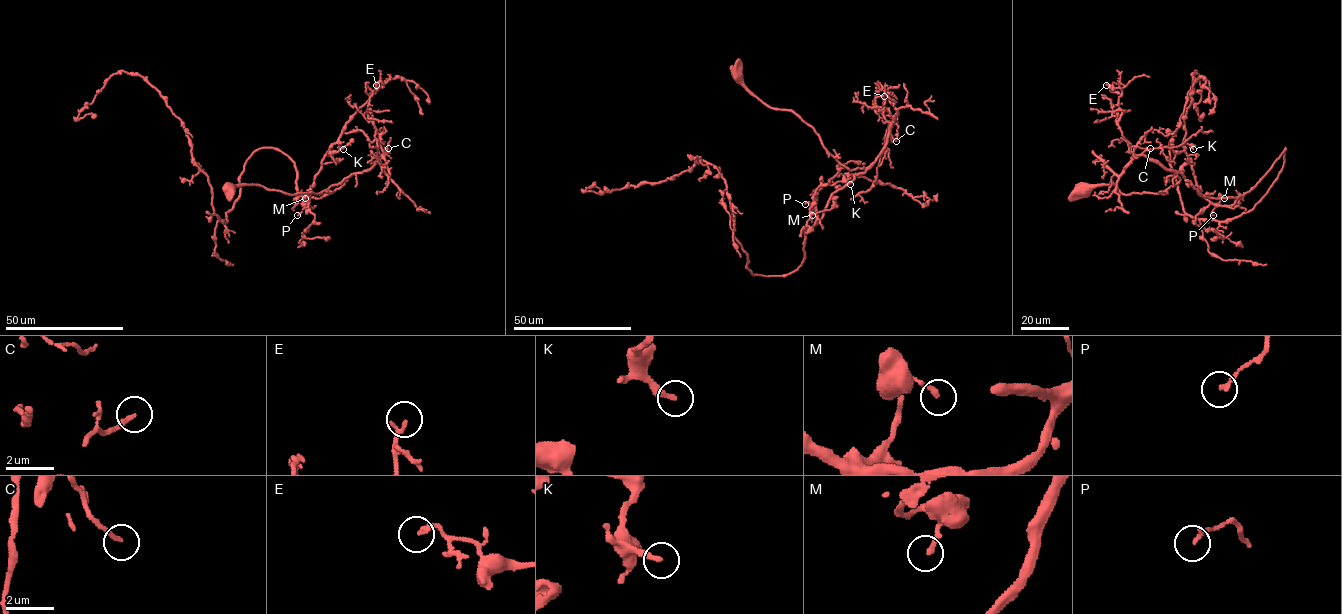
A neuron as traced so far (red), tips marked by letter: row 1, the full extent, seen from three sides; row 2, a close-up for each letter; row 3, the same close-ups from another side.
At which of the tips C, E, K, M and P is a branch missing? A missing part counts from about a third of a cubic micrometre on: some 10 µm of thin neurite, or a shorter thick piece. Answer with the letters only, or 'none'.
K

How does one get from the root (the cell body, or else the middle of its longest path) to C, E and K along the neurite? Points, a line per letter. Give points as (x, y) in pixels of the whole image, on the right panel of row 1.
C: (1085, 190), (1114, 185), (1125, 194), (1161, 193), (1175, 185), (1179, 181), (1178, 173), (1142, 153), (1150, 148)
E: (1085, 190), (1161, 193), (1179, 181), (1133, 154), (1117, 124), (1122, 90), (1106, 85)
K: (1085, 190), (1161, 193), (1181, 173), (1200, 193), (1233, 204), (1200, 194), (1184, 143), (1193, 149)

